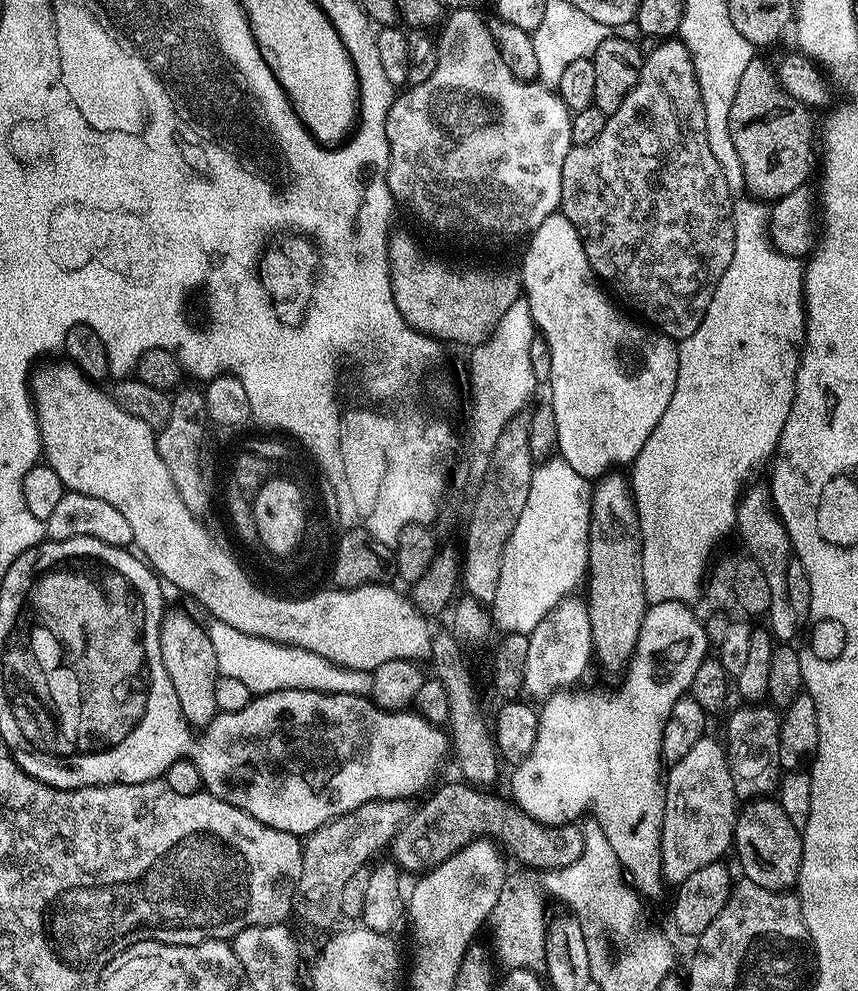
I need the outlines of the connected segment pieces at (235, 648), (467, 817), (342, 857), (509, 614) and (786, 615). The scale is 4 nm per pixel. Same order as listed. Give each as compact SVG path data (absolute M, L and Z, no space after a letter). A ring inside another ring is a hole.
M219 622L209 625L206 631L210 646L214 648L214 658L220 667L219 675L238 678L238 682L243 682L254 694L310 690L371 697L374 678L366 670L344 668L333 660L322 658L322 654L297 648L294 644L279 644L277 640L268 640L264 636L251 636L242 630L234 630L234 626Z
M466 783L464 800L460 808L452 812L452 824L464 824L464 836L475 839L478 835L499 842L522 864L540 870L567 870L580 860L584 852L583 829L574 822L567 824L540 824L532 816L526 815L509 799L504 800L494 794L484 794L481 789Z
M376 800L373 804L363 804L353 812L347 812L337 820L331 820L329 824L323 824L317 832L311 833L303 841L304 857L302 858L302 878L298 889L298 912L304 915L304 920L312 928L328 928L335 920L341 919L342 889L346 881L355 872L365 867L368 859L375 854L379 848L384 849L394 839L401 825L411 818L414 811L413 805L408 800Z
M548 458L537 463L530 478L529 498L522 509L518 524L510 534L502 554L502 568L497 593L490 605L492 623L501 633L530 633L546 614L569 599L588 575L588 531L592 517L593 485L578 475L565 460Z
M767 487L752 488L740 497L737 506L735 527L740 528L740 534L744 538L744 544L748 547L747 555L766 570L766 578L770 585L770 610L766 614L766 627L773 637L780 642L792 642L796 631L801 631L802 621L790 602L786 598L786 566L793 555L792 543L788 540L788 531L784 529L784 523L777 516L774 508L770 507L770 492ZM768 620L768 621L767 621Z

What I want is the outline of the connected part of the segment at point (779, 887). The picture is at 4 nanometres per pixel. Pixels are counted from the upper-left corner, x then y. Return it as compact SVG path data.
M753 798L739 809L736 818L734 853L740 859L743 879L754 882L766 890L783 892L796 883L802 866L804 838L801 829L790 822L779 799Z

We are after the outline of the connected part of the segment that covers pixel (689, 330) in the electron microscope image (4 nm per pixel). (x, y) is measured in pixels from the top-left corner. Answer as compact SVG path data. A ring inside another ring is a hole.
M679 38L665 39L655 46L657 48L652 53L644 56L644 65L638 74L638 82L634 90L626 94L626 102L622 102L622 106L618 106L616 113L608 117L602 134L598 134L594 142L573 146L566 154L566 162L562 162L562 198L559 211L564 213L564 217L580 235L580 241L586 250L586 258L597 281L603 282L613 293L616 291L634 311L641 312L645 316L643 319L653 329L671 336L677 342L683 342L687 336L694 334L694 330L698 330L710 306L710 298L718 282L722 282L722 274L726 274L734 258L734 234L736 233L736 223L732 221L734 195L732 196L731 190L728 189L731 188L730 181L726 178L722 166L718 166L718 158L714 158L714 150L710 150L710 142L706 134L706 110L690 50Z

